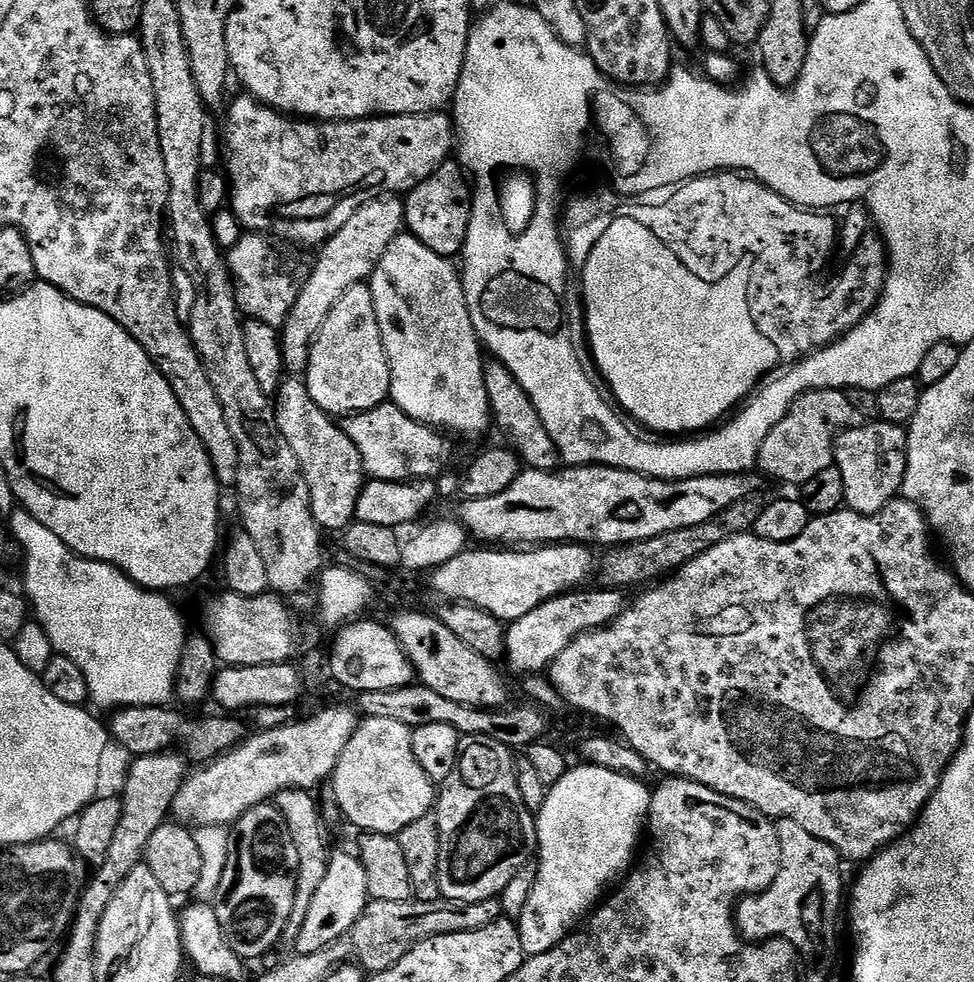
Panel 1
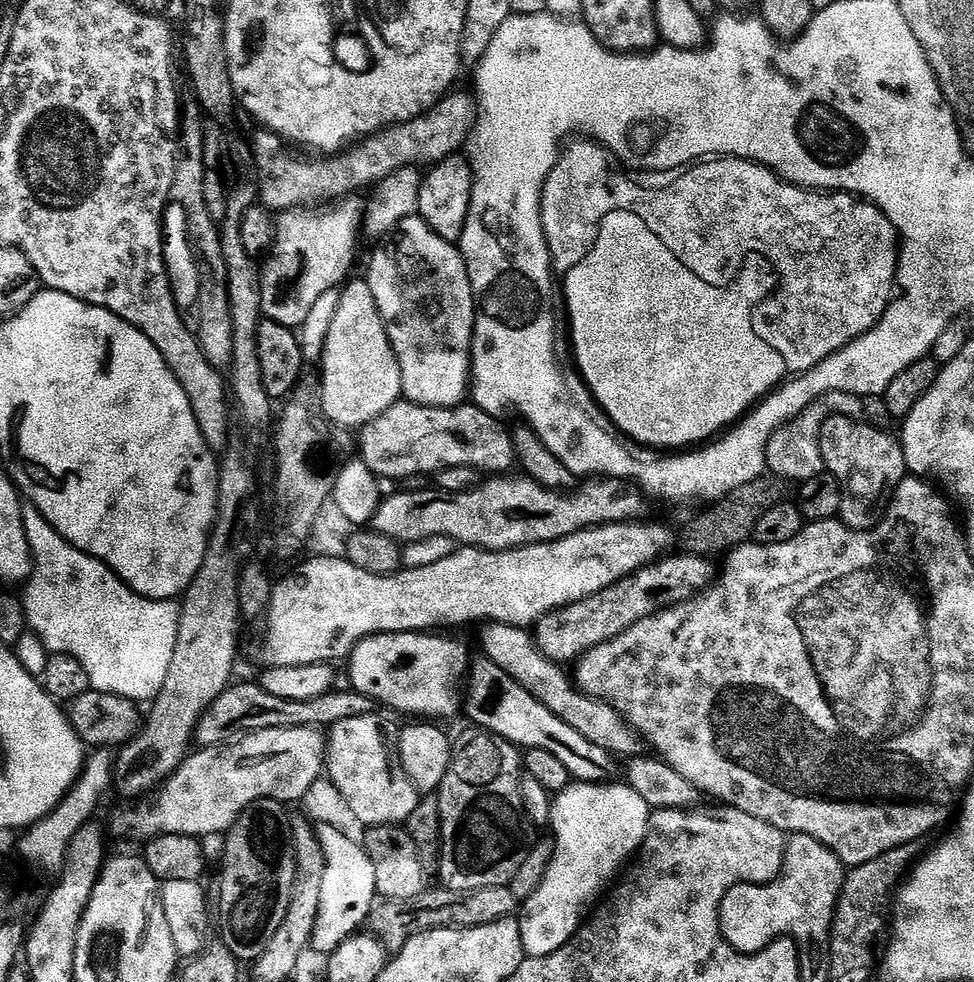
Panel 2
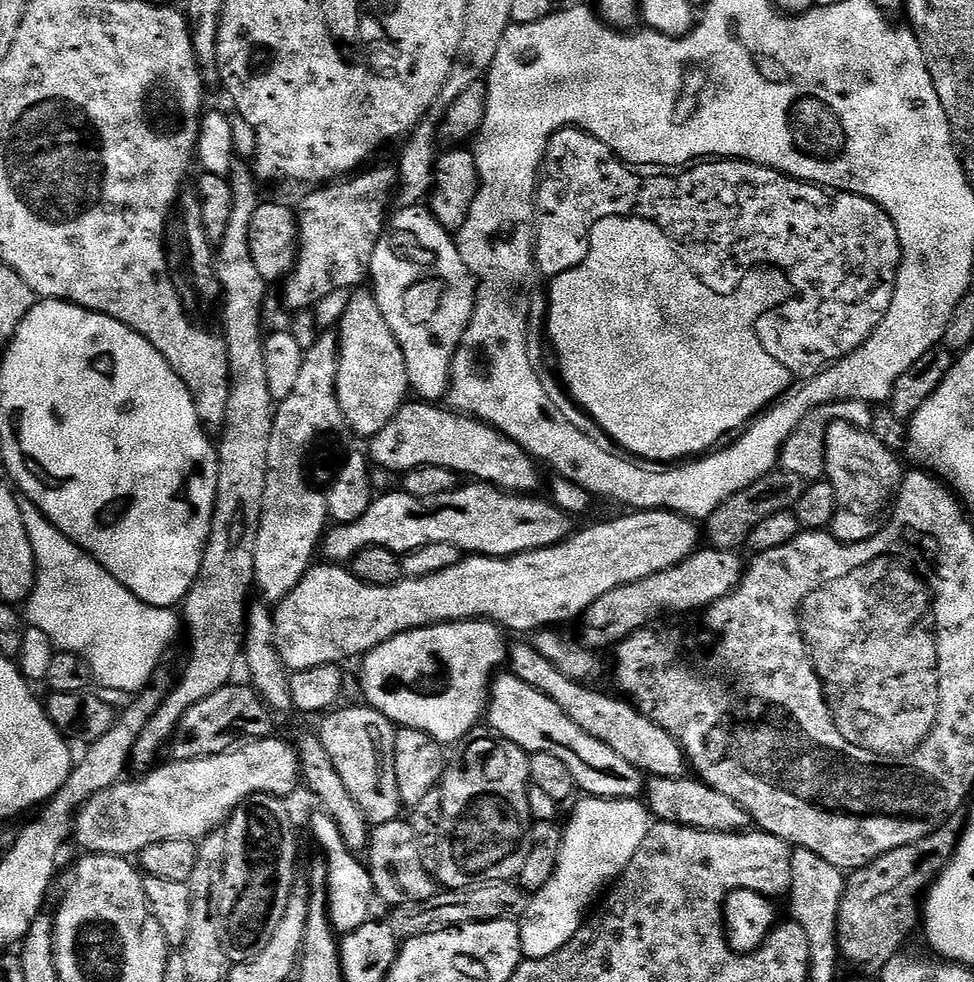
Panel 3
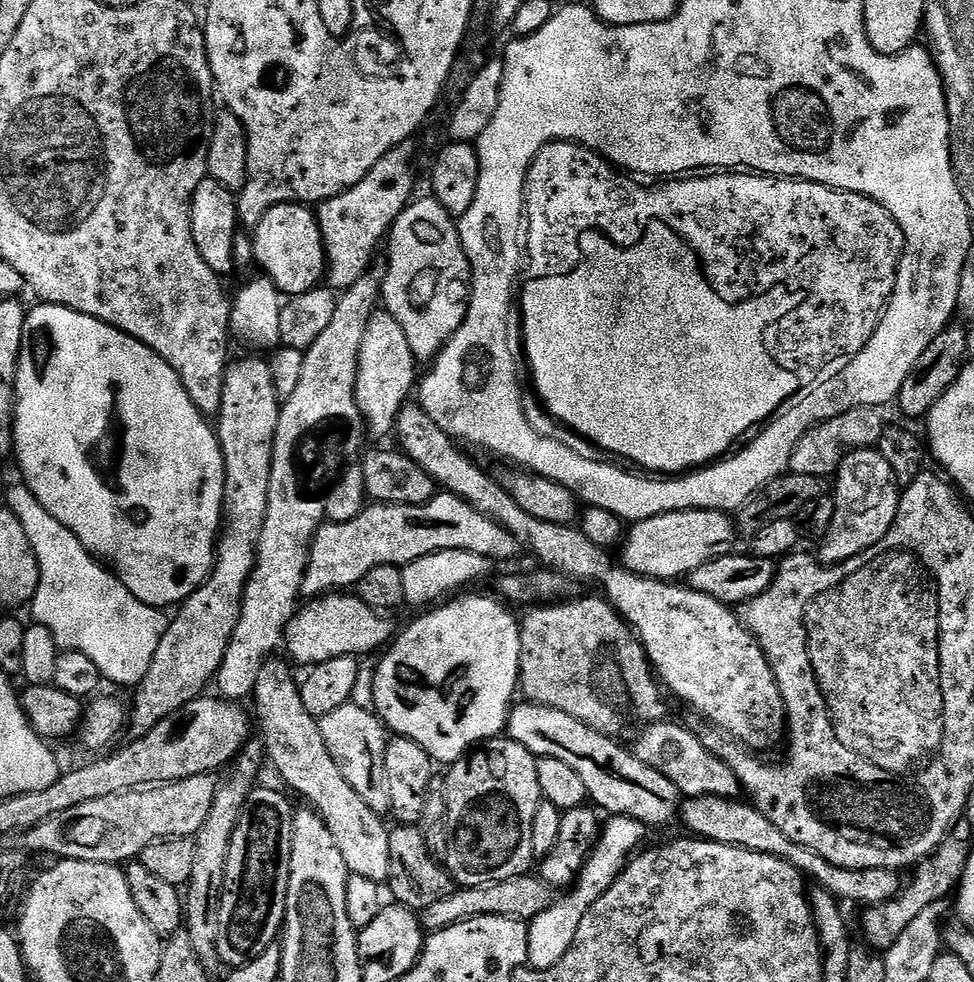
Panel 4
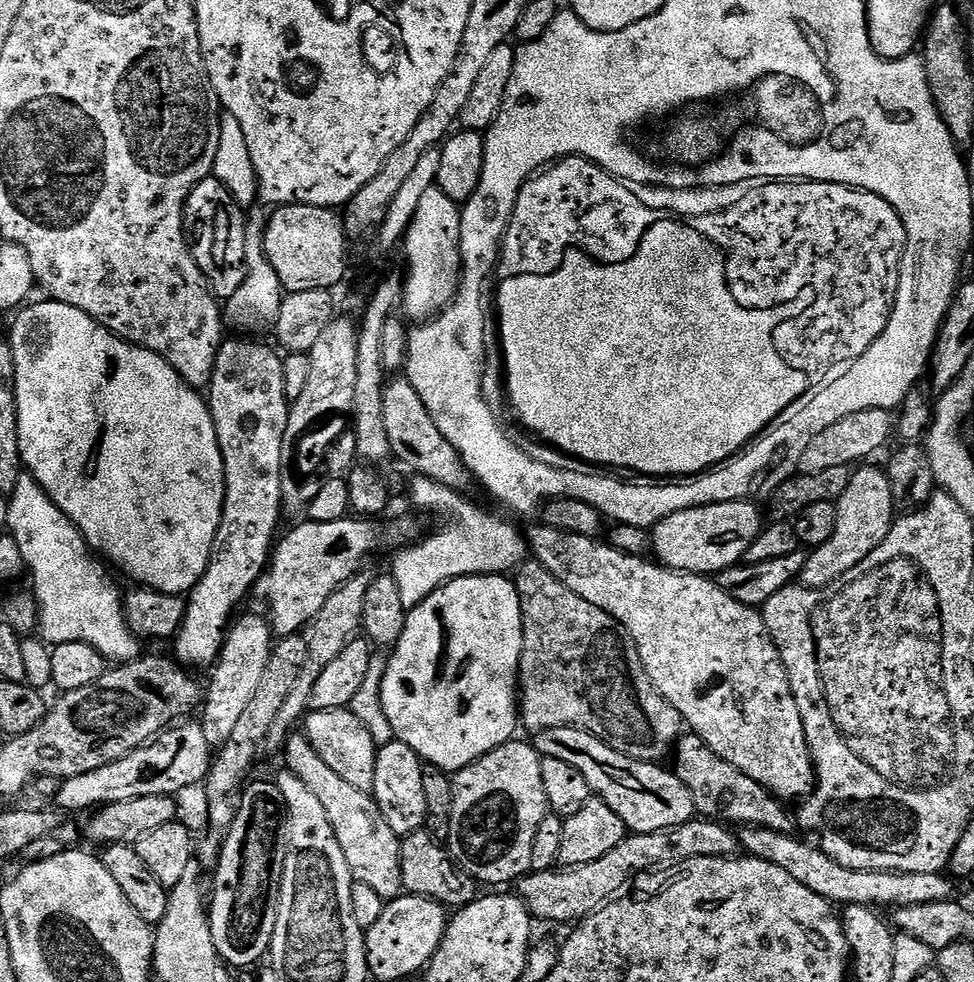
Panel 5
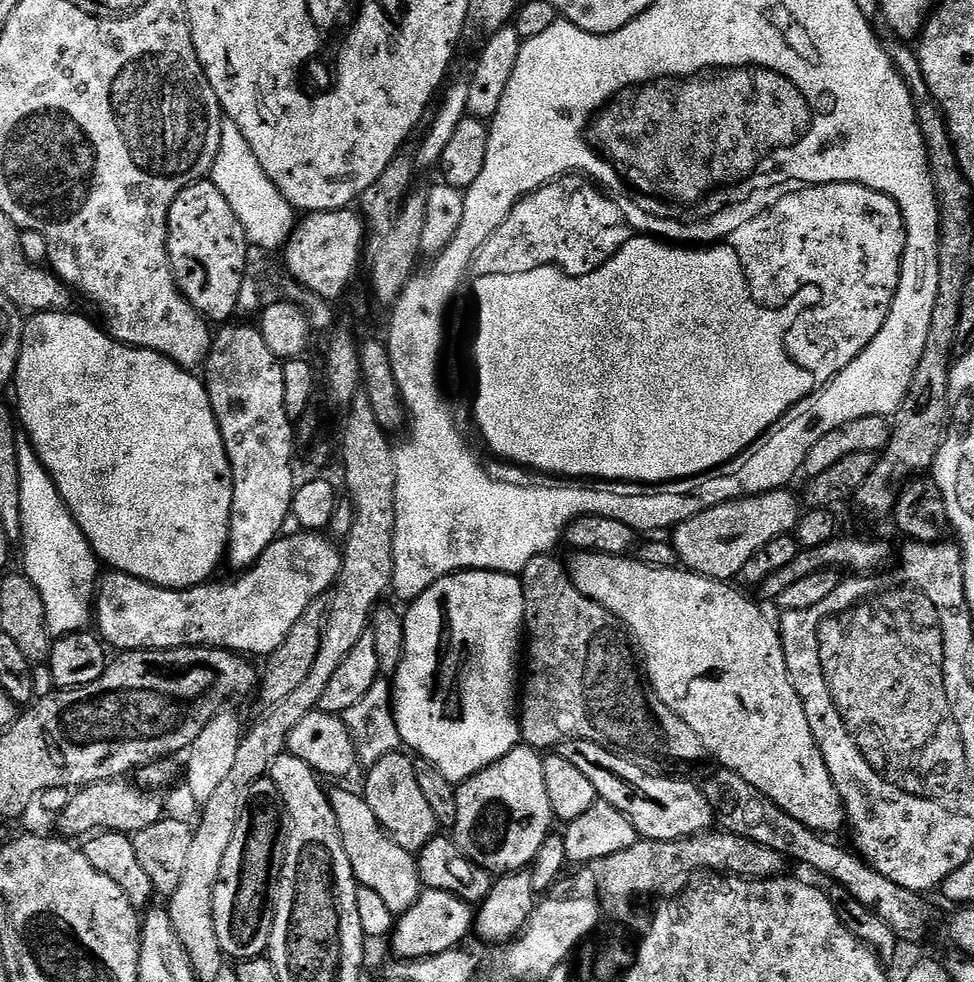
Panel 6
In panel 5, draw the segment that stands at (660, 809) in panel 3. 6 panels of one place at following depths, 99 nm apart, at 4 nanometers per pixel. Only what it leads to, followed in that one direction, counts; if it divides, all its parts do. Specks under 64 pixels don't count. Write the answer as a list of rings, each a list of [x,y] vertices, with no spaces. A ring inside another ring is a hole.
[[[744,826],[738,832],[738,844],[747,855],[756,856],[759,860],[782,866],[786,874],[798,878],[802,886],[814,890],[826,898],[833,906],[860,904],[875,906],[877,909],[895,910],[906,906],[922,906],[930,902],[942,902],[953,899],[953,881],[944,872],[934,874],[914,874],[913,872],[879,872],[878,870],[850,870],[842,862],[834,862],[830,854],[821,852],[815,843],[807,844],[799,840],[796,834]]]

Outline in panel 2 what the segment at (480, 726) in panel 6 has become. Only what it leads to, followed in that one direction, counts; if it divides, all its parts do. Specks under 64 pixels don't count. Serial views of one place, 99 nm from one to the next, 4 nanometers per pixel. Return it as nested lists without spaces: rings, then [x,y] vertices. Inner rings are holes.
[[[381,632],[378,636],[365,636],[363,640],[357,644],[351,656],[347,657],[348,676],[352,679],[351,687],[357,692],[361,692],[363,696],[369,696],[371,700],[376,701],[377,705],[393,708],[396,712],[409,712],[412,718],[440,718],[436,716],[452,716],[458,712],[458,696],[456,700],[456,660],[452,657],[452,648],[443,640],[440,634],[425,634],[423,632]]]

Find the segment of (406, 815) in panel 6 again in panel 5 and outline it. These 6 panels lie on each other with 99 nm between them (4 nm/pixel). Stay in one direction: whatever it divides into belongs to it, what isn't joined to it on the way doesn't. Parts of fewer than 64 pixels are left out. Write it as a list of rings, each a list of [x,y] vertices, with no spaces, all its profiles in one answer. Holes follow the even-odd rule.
[[[393,738],[389,744],[376,749],[376,765],[374,766],[374,786],[371,797],[376,801],[378,810],[382,810],[382,818],[401,838],[411,832],[419,832],[427,825],[426,790],[422,787],[422,770],[425,761],[406,742]]]

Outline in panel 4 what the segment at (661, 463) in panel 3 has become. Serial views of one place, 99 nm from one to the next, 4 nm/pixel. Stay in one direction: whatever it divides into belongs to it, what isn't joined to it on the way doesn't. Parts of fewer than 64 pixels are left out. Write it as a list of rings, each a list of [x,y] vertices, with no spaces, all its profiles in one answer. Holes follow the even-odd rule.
[[[780,400],[780,404],[776,404],[776,408],[772,408],[772,412],[768,412],[768,416],[760,416],[760,420],[756,420],[756,424],[748,424],[748,428],[744,428],[744,432],[734,434],[729,431],[726,439],[721,443],[720,448],[716,452],[716,456],[708,456],[708,460],[696,460],[693,464],[684,464],[684,468],[652,468],[652,464],[644,464],[644,460],[636,460],[636,456],[624,456],[624,452],[616,452],[616,448],[604,448],[604,444],[600,444],[600,440],[592,440],[592,436],[588,436],[588,432],[580,432],[580,428],[576,428],[576,424],[568,424],[568,420],[564,420],[564,416],[556,416],[548,414],[553,420],[554,426],[560,428],[560,432],[568,432],[574,440],[578,440],[578,444],[584,444],[584,448],[592,450],[591,463],[604,464],[604,468],[616,468],[616,472],[624,472],[624,476],[633,476],[635,480],[649,480],[651,484],[680,484],[680,480],[692,480],[692,476],[703,474],[703,472],[712,472],[712,468],[720,468],[720,464],[728,464],[735,456],[741,455],[748,451],[752,444],[756,444],[756,440],[760,440],[760,436],[764,436],[772,428],[772,424],[776,424],[776,420],[782,419],[788,412],[788,404],[784,404],[784,400]]]

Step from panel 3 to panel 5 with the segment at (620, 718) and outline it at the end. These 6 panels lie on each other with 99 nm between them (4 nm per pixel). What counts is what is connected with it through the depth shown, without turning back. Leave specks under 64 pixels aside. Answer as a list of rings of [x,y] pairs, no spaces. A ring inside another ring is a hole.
[[[694,734],[681,735],[674,749],[674,760],[675,756],[676,777],[684,783],[686,790],[690,790],[694,798],[694,806],[701,817],[723,822],[728,826],[769,828],[787,833],[793,831],[793,813],[791,816],[784,809],[787,807],[758,782],[754,782],[754,778],[742,774],[742,770],[730,766],[730,762],[718,758],[718,754],[714,754],[714,750],[710,750],[710,746],[702,742],[702,738]]]

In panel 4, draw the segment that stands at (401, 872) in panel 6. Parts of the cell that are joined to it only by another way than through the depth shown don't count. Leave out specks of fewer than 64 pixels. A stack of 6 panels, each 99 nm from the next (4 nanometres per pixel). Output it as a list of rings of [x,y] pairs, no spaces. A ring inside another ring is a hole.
[[[269,658],[262,670],[258,670],[254,693],[255,719],[264,720],[262,739],[267,763],[276,767],[277,774],[284,779],[283,787],[289,793],[305,796],[309,800],[305,801],[326,822],[330,834],[334,834],[334,842],[338,842],[338,850],[342,850],[349,873],[383,885],[390,874],[389,825],[384,825],[385,817],[370,810],[362,794],[342,778],[338,762],[334,762],[330,750],[326,750],[319,719],[312,716],[310,710],[306,710],[306,702],[302,702],[300,684],[288,669],[289,661],[276,659]]]

